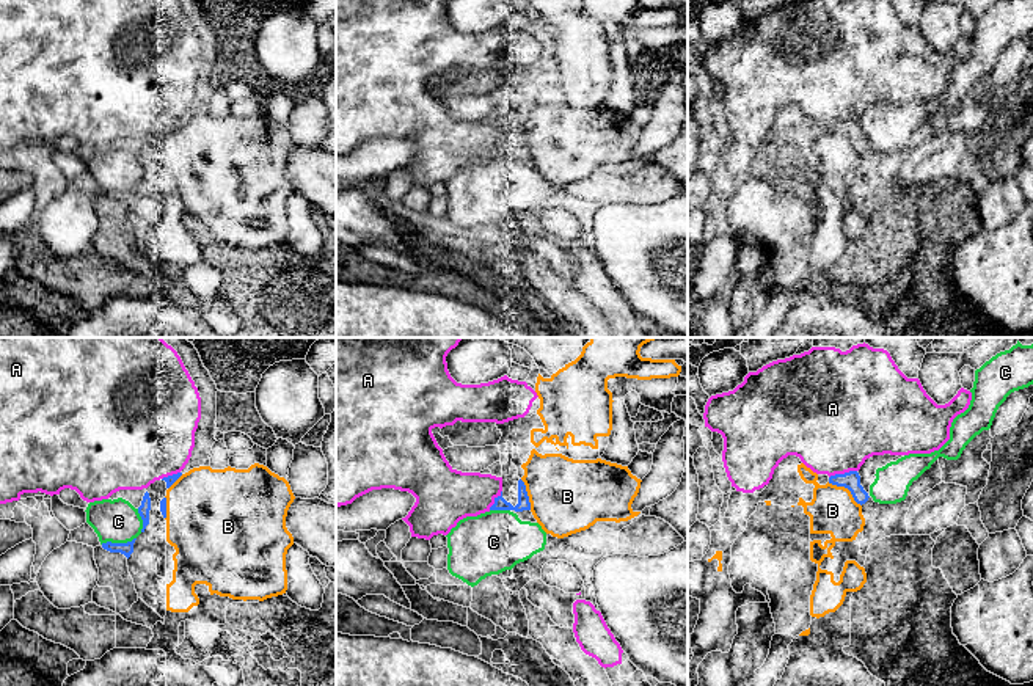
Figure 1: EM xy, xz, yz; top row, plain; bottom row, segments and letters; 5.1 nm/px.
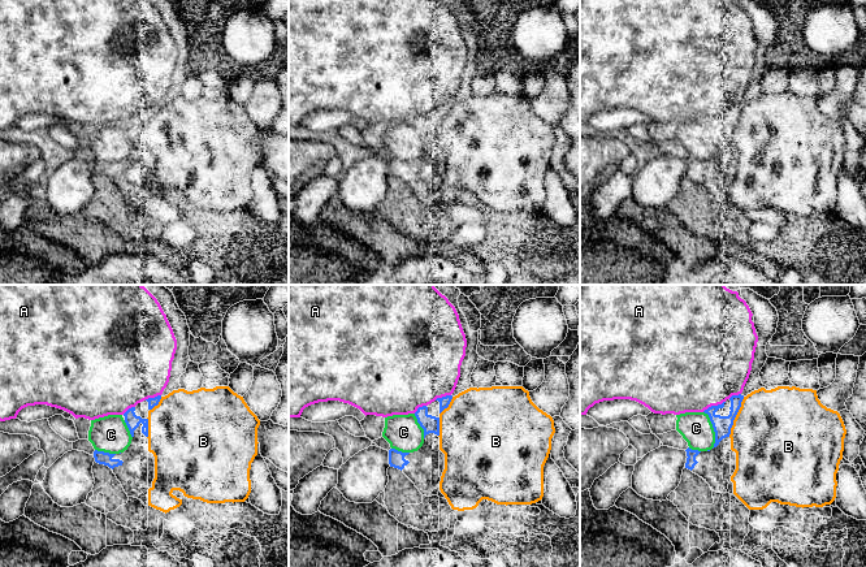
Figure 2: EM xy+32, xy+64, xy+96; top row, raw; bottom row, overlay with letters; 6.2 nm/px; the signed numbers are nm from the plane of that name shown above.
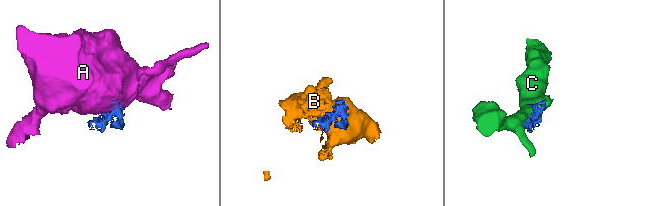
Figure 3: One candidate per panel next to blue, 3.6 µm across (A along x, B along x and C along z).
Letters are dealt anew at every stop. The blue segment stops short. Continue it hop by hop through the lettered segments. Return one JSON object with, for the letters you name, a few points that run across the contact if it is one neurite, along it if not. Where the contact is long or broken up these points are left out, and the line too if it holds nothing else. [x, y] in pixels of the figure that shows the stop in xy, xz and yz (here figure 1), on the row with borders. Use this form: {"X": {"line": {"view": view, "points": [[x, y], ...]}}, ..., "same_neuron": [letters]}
{"same_neuron": ["A"]}

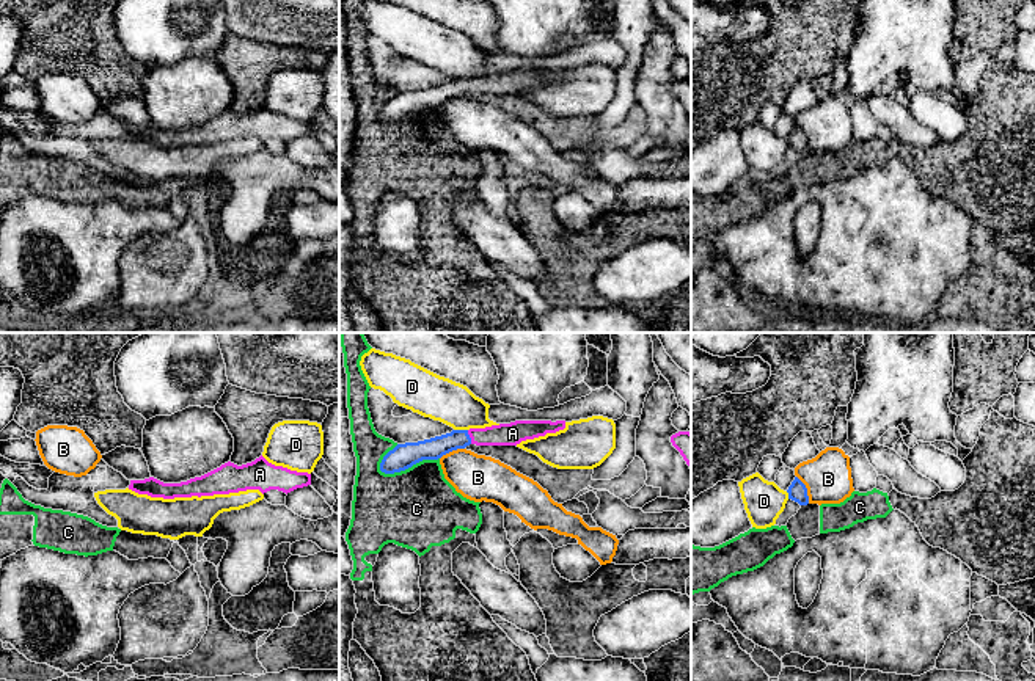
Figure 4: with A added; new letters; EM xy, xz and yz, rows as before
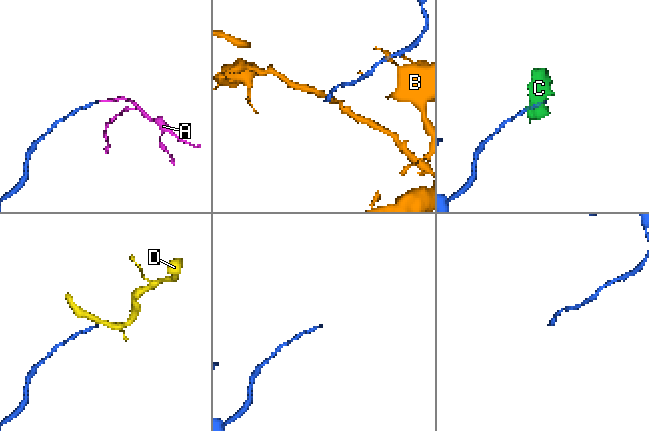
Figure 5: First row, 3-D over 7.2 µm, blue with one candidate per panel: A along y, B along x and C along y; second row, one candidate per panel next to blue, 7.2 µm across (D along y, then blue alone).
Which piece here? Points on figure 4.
{"A": {"line": {"view": "xz", "points": [[435, 447], [468, 437], [512, 433]]}}, "same_neuron": ["A"]}

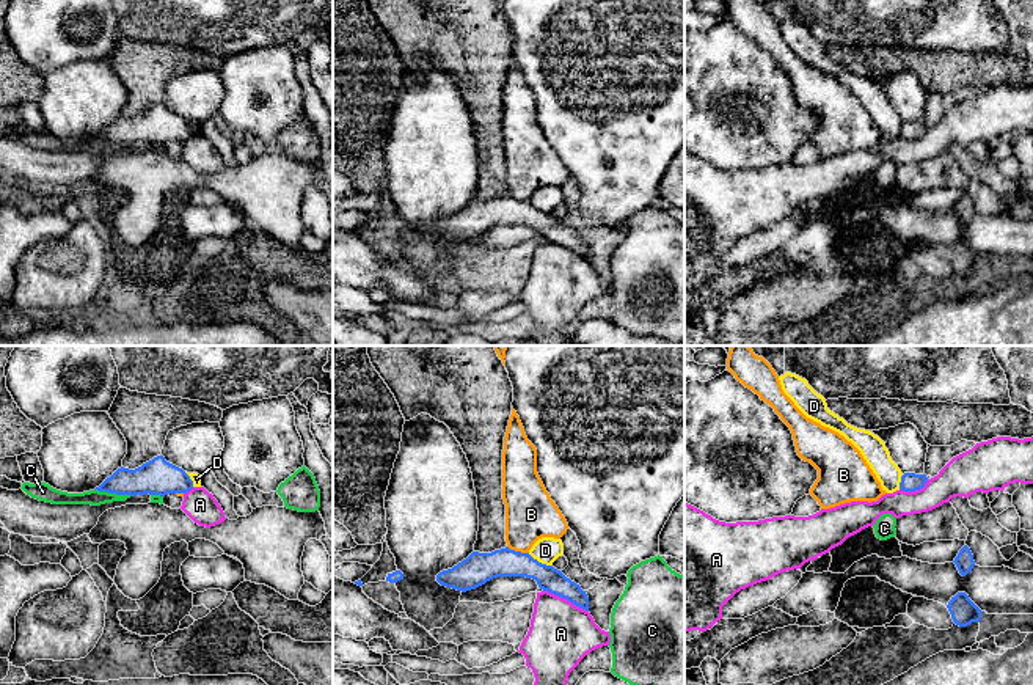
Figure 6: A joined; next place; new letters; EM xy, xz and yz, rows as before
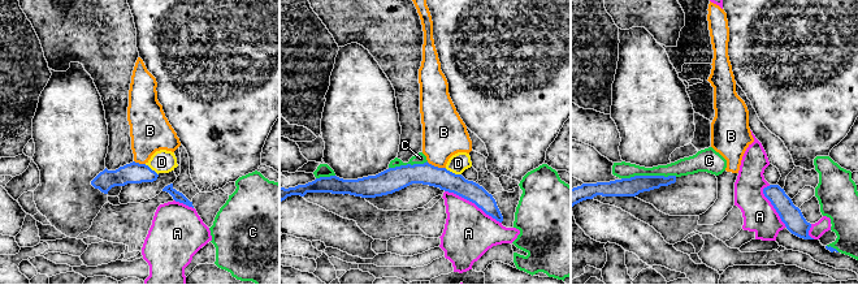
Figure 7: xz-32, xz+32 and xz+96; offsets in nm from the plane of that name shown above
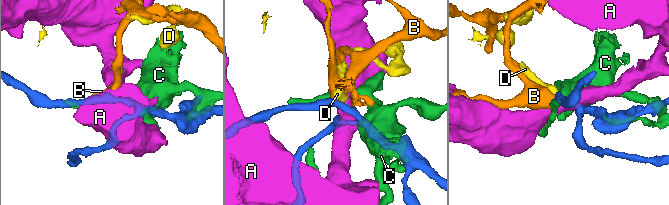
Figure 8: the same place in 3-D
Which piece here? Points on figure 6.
{"same_neuron": []}

